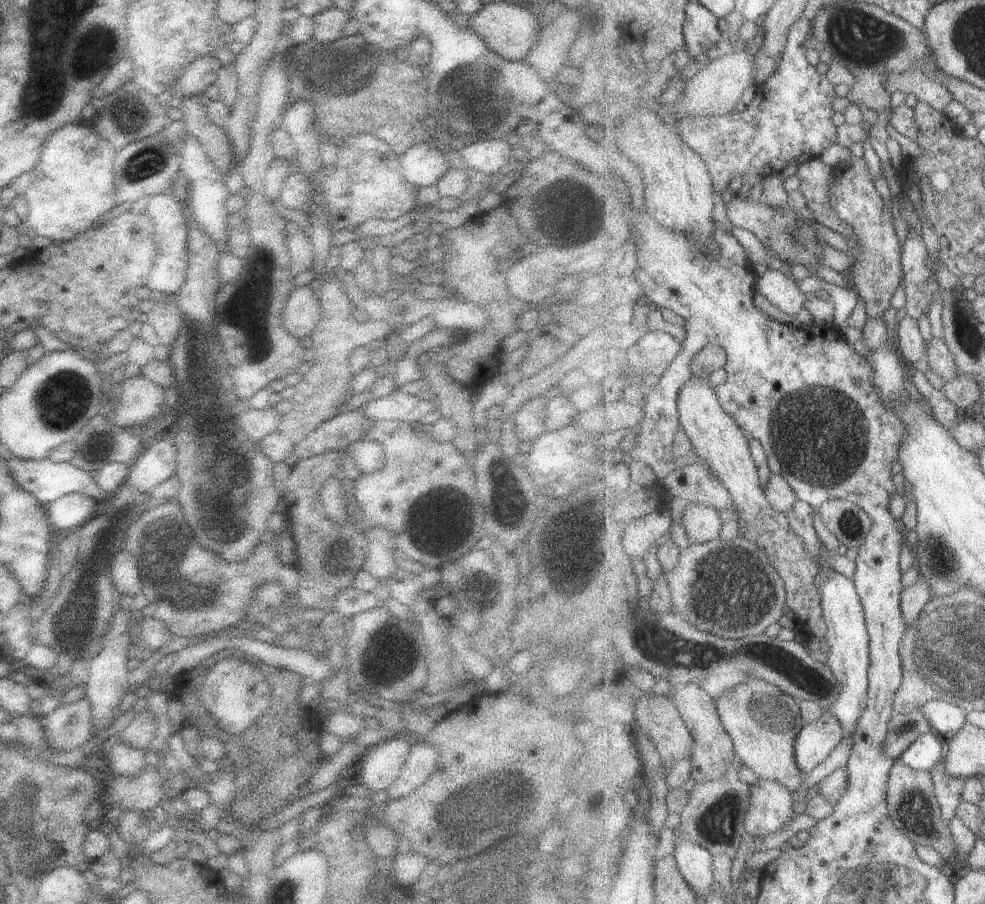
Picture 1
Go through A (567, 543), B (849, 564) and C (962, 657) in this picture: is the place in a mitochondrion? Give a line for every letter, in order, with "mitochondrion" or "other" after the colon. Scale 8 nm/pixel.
A: mitochondrion
B: other
C: mitochondrion

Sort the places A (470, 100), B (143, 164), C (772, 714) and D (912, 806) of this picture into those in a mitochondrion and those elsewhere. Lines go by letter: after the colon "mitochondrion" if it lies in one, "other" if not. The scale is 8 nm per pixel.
A: mitochondrion
B: mitochondrion
C: mitochondrion
D: mitochondrion

